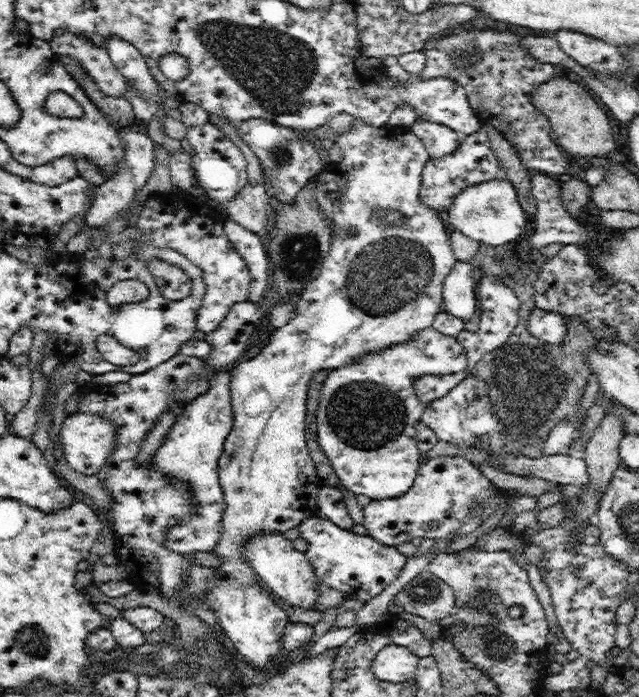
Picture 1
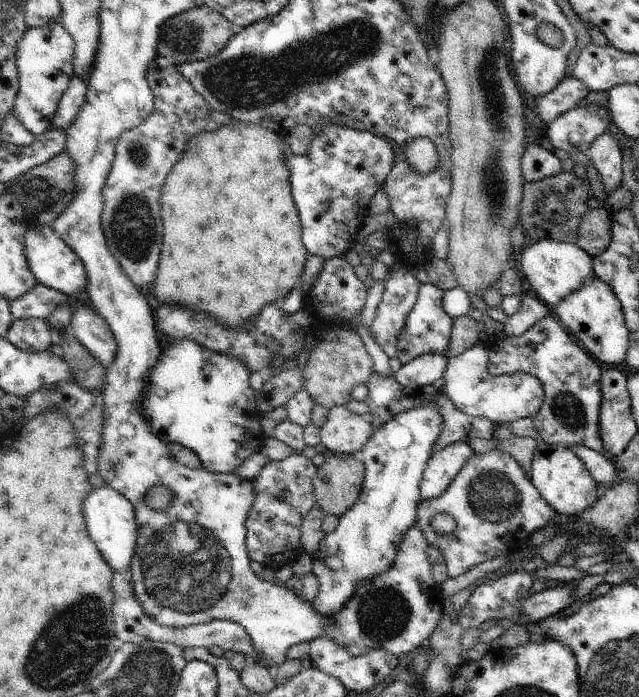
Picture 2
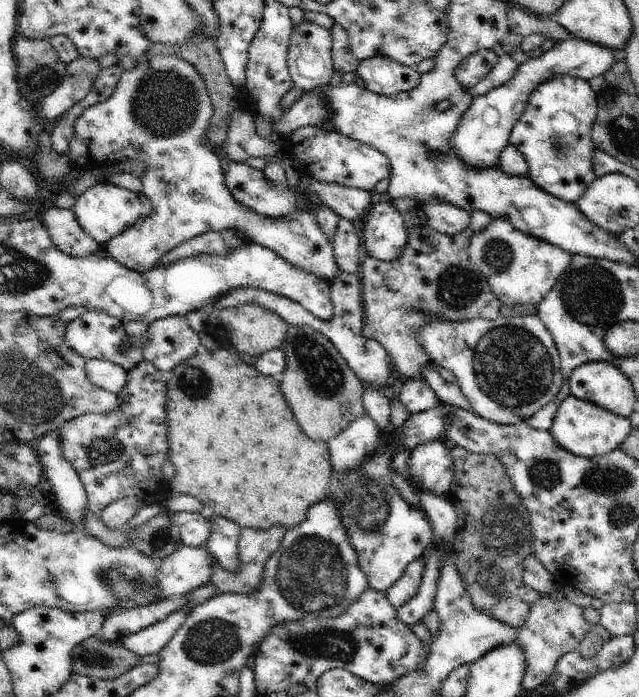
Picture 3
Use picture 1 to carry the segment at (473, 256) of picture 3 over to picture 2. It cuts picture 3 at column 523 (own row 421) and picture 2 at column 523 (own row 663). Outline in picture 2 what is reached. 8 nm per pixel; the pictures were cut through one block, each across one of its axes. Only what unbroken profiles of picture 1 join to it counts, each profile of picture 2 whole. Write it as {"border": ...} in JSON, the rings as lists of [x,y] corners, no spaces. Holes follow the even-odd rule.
{"border":[[[540,240],[528,242],[520,254],[520,268],[526,283],[536,292],[538,300],[548,308],[556,307],[565,297],[579,290],[583,283],[594,276],[593,259],[577,245],[571,243]]]}

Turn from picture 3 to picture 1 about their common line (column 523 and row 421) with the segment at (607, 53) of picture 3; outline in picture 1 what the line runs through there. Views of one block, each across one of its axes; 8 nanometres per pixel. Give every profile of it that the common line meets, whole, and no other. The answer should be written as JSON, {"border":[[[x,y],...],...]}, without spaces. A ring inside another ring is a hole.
{"border":[[[82,411],[66,417],[62,422],[60,449],[74,470],[87,476],[96,475],[96,472],[106,464],[116,442],[118,442],[118,431],[116,431],[114,423],[102,415]]]}

